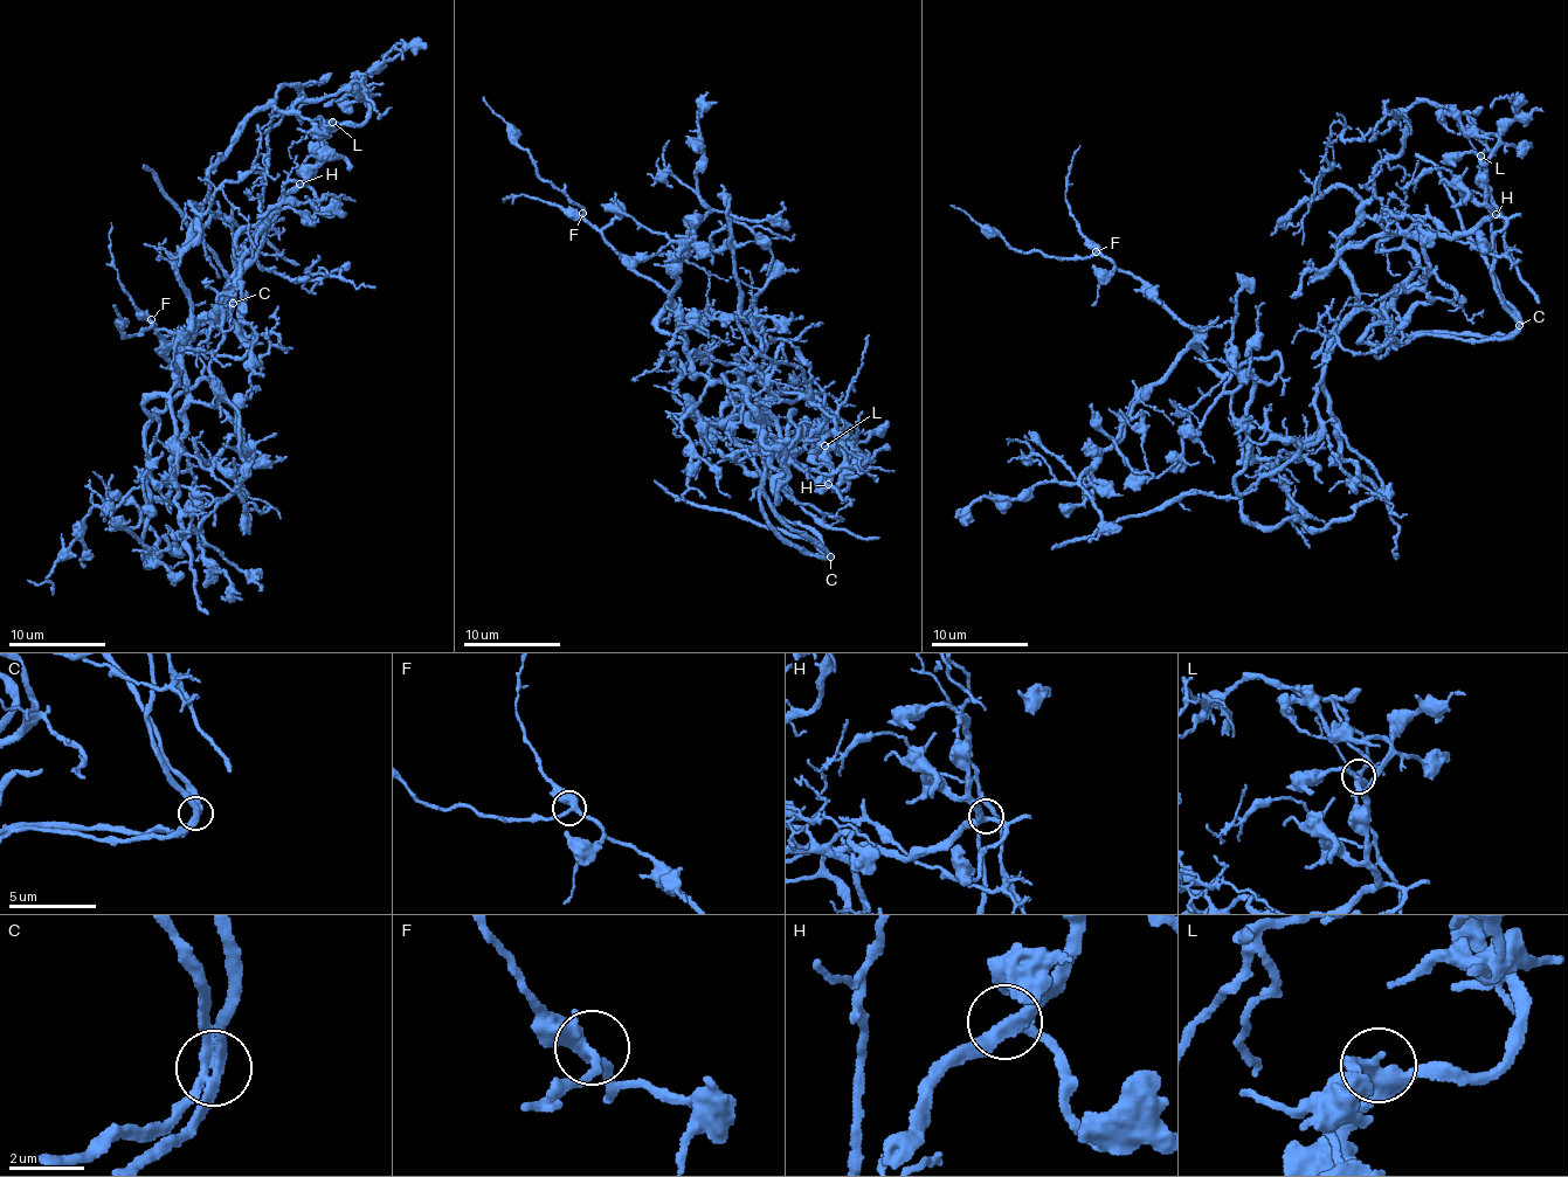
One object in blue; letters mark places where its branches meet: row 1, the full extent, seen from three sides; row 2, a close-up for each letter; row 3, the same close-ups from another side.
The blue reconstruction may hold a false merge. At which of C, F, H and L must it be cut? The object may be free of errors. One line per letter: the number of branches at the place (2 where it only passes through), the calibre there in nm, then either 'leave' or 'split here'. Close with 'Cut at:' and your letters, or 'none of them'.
C: branches 3; calibre 280 nm; split here
F: branches 3; calibre 280 nm; leave
H: branches 3; calibre 320 nm; leave
L: branches 3; calibre 320 nm; leave
Cut at: C

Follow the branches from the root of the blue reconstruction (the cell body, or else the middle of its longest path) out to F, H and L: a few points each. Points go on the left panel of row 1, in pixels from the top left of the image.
F: (142, 516), (159, 540), (146, 565), (144, 428), (159, 415), (144, 404), (168, 393), (179, 374), (151, 319)
H: (142, 516), (168, 492), (191, 322), (218, 310), (262, 242), (257, 222), (299, 184)
L: (142, 516), (168, 492), (191, 322), (228, 297), (262, 242), (257, 222), (309, 178), (332, 122)

